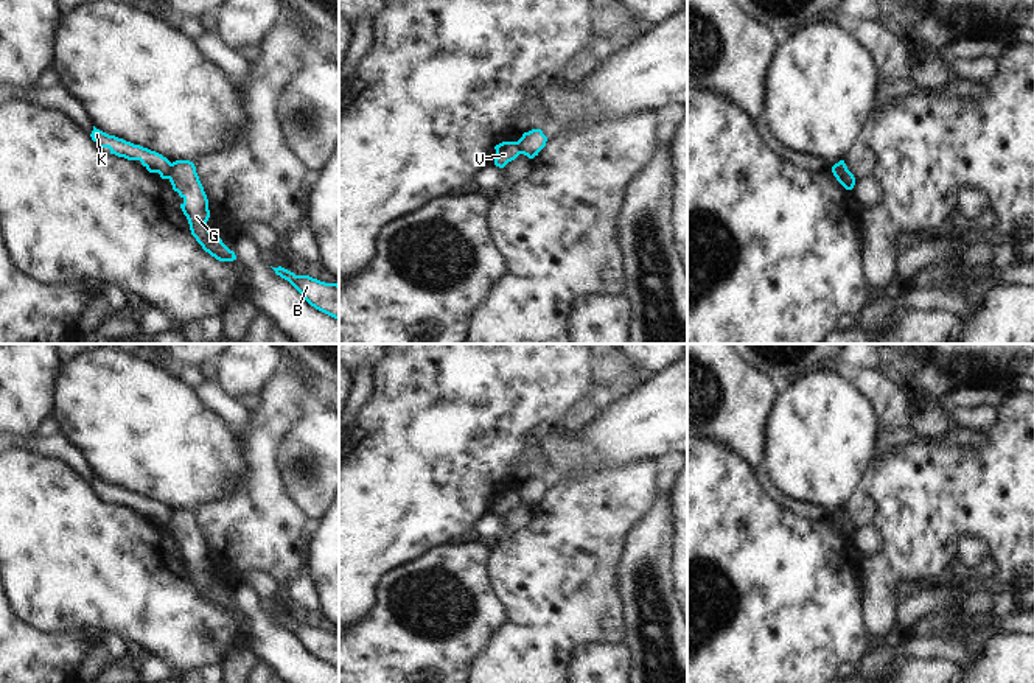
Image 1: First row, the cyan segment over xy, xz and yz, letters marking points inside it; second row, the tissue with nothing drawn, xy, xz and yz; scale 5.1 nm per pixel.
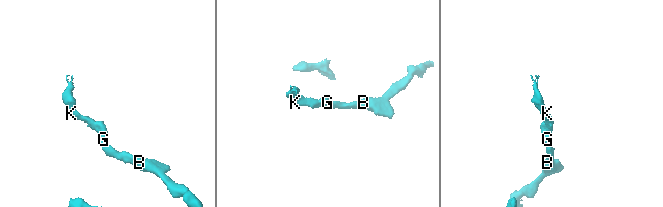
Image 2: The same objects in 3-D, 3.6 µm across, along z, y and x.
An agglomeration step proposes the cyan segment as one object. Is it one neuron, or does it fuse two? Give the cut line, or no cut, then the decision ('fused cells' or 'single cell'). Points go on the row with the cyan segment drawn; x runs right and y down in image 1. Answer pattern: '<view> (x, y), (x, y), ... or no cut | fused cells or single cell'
yz (835, 164), (845, 178), (854, 181) | fused cells

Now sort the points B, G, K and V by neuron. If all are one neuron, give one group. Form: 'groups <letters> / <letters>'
groups B G / K V

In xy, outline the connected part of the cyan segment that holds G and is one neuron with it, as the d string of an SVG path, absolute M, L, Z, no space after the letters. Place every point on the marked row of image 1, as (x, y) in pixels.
M176 160L171 165L169 182L173 190L183 199L180 208L188 219L191 235L205 252L219 261L233 261L236 255L221 238L215 236L207 221L210 218L208 199L196 173L196 166L190 160Z

